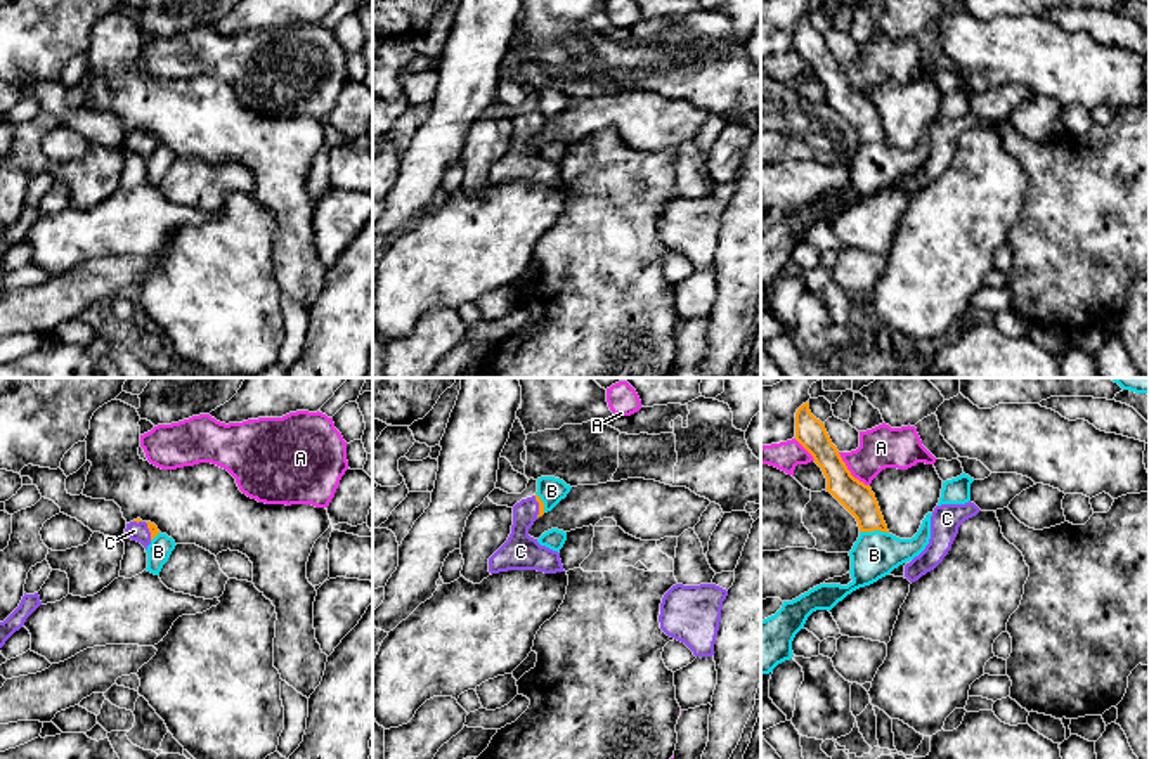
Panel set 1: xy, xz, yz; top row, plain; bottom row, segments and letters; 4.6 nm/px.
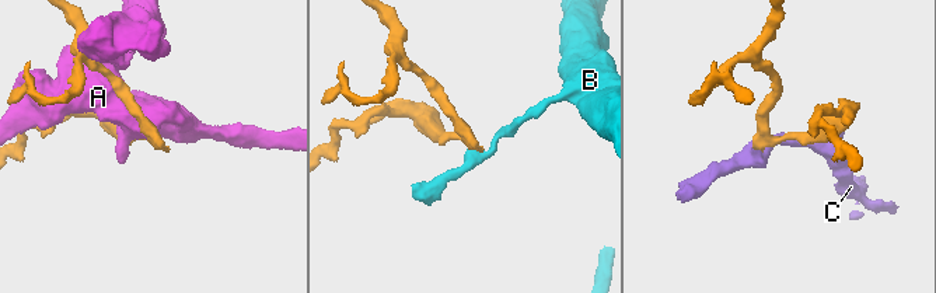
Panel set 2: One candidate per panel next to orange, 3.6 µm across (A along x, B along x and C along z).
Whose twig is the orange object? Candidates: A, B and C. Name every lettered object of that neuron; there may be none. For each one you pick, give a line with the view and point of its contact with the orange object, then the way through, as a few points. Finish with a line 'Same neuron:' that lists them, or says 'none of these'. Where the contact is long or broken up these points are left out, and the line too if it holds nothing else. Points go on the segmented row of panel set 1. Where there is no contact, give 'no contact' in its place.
C: meets orange in xz at (539, 506); runs through xz (541, 505), (539, 506), (520, 525), (520, 551)
Same neuron: C

